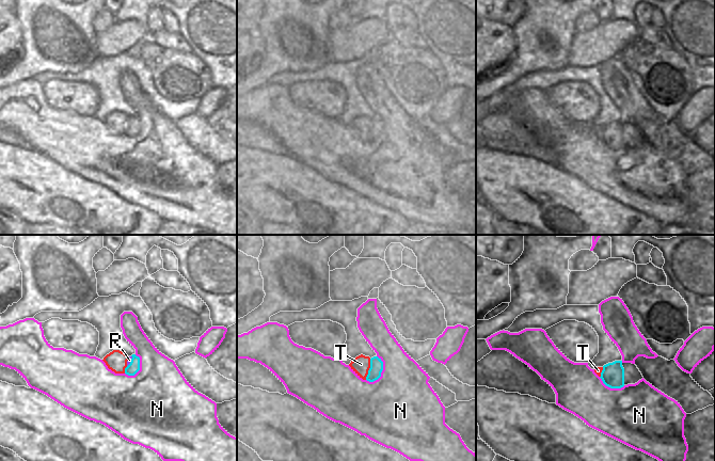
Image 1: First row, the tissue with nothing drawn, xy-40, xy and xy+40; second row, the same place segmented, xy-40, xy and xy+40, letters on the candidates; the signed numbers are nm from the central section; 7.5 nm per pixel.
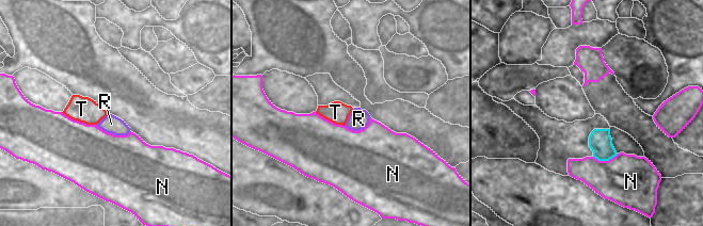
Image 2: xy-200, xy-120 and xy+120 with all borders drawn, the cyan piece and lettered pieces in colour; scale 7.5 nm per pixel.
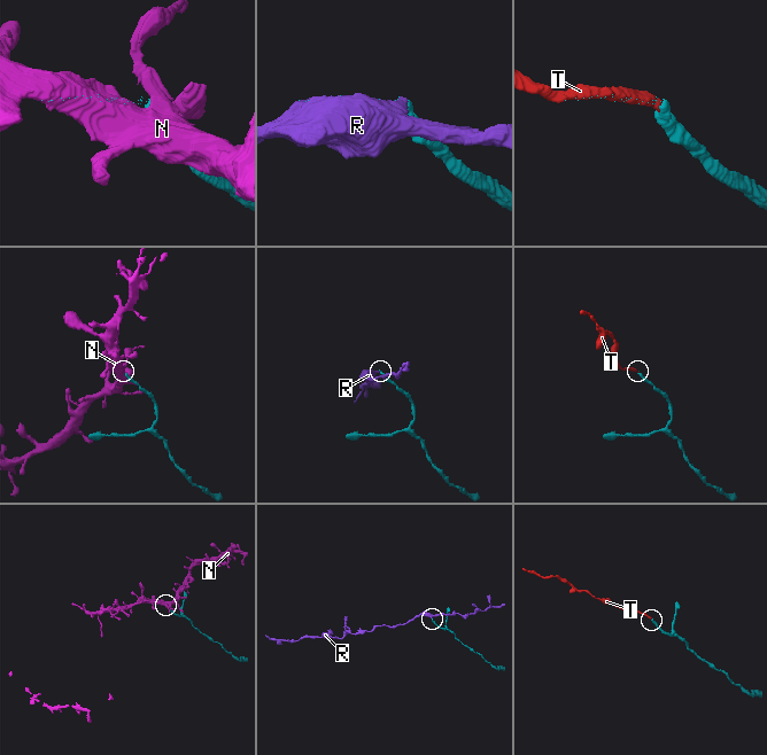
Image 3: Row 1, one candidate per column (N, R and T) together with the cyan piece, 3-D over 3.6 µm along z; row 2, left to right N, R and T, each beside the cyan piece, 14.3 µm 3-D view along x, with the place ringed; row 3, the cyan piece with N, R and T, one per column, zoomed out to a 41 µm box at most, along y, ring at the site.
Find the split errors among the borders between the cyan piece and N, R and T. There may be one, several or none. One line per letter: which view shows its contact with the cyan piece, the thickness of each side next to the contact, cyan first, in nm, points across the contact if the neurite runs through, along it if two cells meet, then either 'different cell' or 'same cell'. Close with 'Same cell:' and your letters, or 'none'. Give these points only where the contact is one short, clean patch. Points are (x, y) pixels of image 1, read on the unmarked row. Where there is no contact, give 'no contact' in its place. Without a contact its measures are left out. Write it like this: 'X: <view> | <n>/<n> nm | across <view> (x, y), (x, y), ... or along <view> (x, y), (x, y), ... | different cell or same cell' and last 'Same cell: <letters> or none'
N: xy | 100/460 nm | different cell
R: xy-40 | 90/30 nm | different cell
T: xy | 100/140 nm | same cell
Same cell: T

